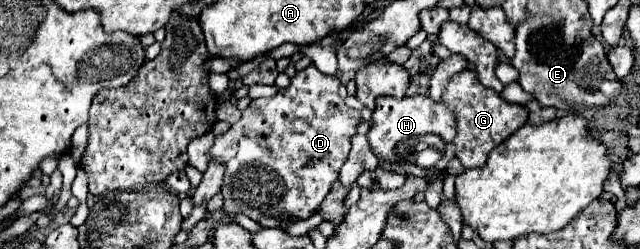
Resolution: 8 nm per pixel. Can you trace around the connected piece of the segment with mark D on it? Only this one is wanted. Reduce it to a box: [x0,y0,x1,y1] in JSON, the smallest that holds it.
[210,65,362,221]

